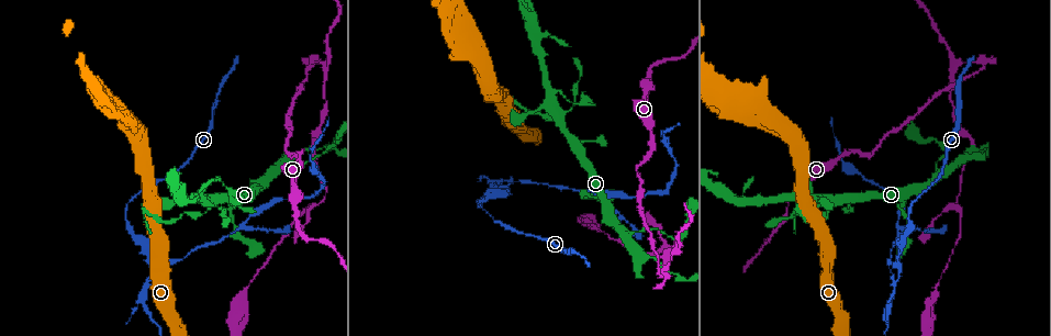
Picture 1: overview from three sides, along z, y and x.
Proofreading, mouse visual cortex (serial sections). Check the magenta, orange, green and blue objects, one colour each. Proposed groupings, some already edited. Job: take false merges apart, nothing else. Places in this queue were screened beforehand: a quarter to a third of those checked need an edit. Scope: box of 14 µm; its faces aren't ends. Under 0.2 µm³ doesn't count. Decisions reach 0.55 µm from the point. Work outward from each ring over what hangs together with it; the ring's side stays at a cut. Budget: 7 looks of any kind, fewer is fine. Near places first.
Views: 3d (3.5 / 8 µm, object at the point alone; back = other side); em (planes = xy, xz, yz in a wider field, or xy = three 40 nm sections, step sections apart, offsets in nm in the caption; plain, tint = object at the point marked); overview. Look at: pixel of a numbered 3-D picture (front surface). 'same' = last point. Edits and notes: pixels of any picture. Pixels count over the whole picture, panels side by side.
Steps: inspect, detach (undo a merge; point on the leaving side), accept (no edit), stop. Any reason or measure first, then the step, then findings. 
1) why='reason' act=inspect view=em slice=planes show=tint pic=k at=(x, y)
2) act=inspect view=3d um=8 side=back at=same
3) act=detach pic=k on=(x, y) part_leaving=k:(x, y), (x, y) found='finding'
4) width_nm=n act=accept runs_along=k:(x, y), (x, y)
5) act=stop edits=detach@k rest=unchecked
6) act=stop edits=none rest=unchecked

why='abrupt turn' act=inspect view=3d um=3.5 side=back pic=1 at=(662, 278)

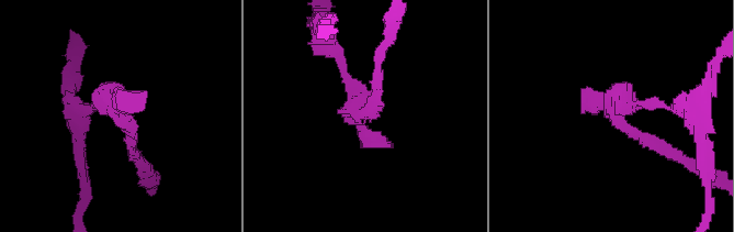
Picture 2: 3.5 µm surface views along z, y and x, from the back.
why='now the EM' act=inspect view=em slice=xy step=1 show=tint pic=2 at=(358, 114)

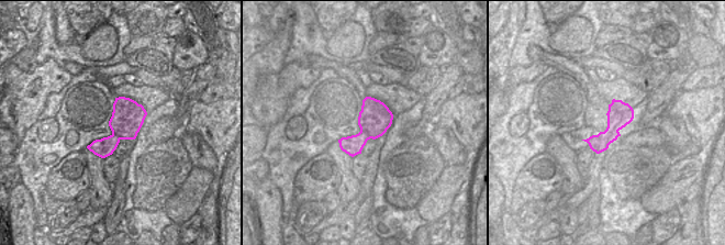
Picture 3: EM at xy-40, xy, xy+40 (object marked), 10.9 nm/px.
act=detach pic=2 on=(140, 96) found='a second cell is stuck on'

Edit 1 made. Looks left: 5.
act=inspect view=overview

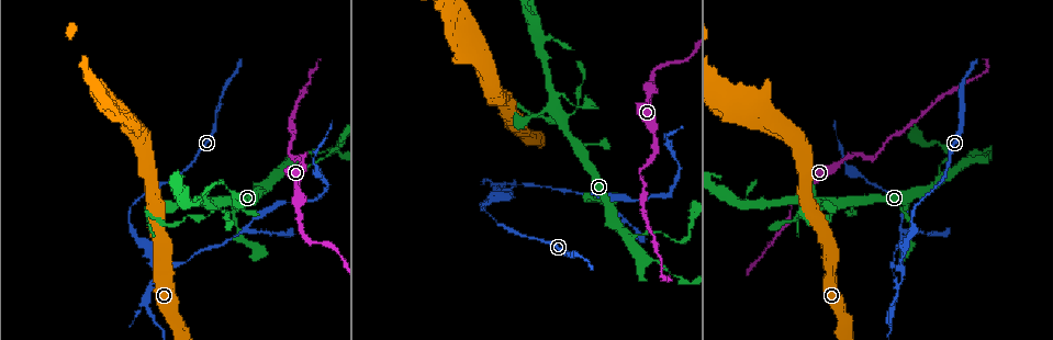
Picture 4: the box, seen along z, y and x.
act=inspect view=3d um=8 pic=4 at=(280, 178)

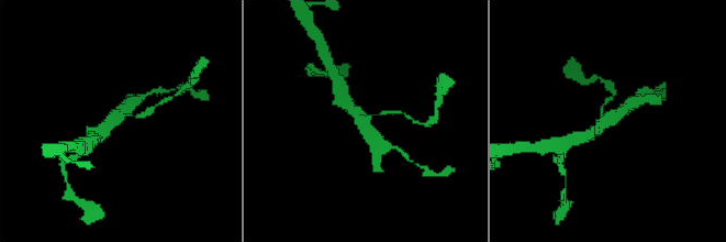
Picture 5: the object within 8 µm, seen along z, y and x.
act=inspect view=em slice=xy step=2 show=tint pic=5 at=(118, 116)

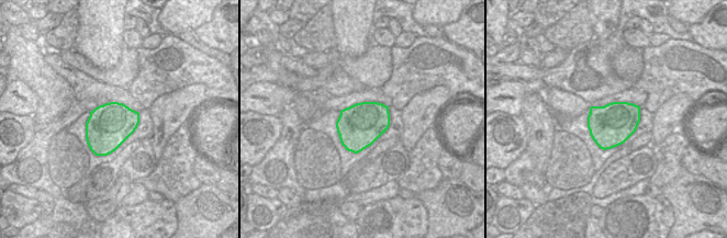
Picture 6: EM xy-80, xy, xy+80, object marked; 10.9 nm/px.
arms=3 arm_widths_nm=150,350,400 act=accept runs_along=5:(343, 100), (378, 142) found='all the same cell'

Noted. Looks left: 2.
act=inspect view=3d um=3.5 side=back pic=4 at=(900, 280)

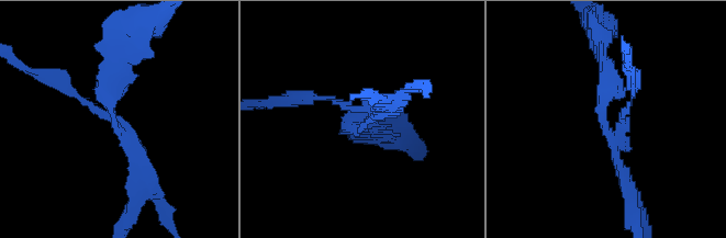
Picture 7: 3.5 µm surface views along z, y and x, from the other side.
arms=3 arm_widths_nm=100,150,250 why='now the EM' act=inspect view=em slice=xy step=3 show=tint pic=7 at=(606, 130)

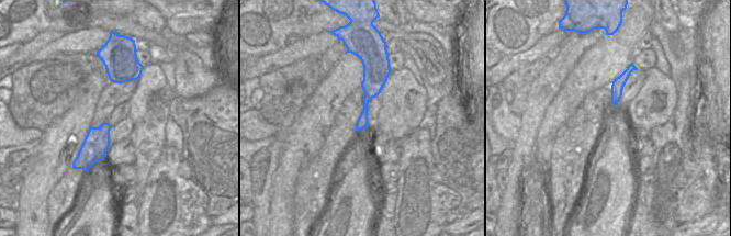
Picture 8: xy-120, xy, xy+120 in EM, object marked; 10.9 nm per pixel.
width_nm=120 act=detach pic=7 on=(92, 109) part_leaving=7:(124, 125), (80, 102), (57, 78), (36, 71) found='a second cell is stuck on'

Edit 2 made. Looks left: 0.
act=stop edits=detach@2,detach@7 rest=unchecked

